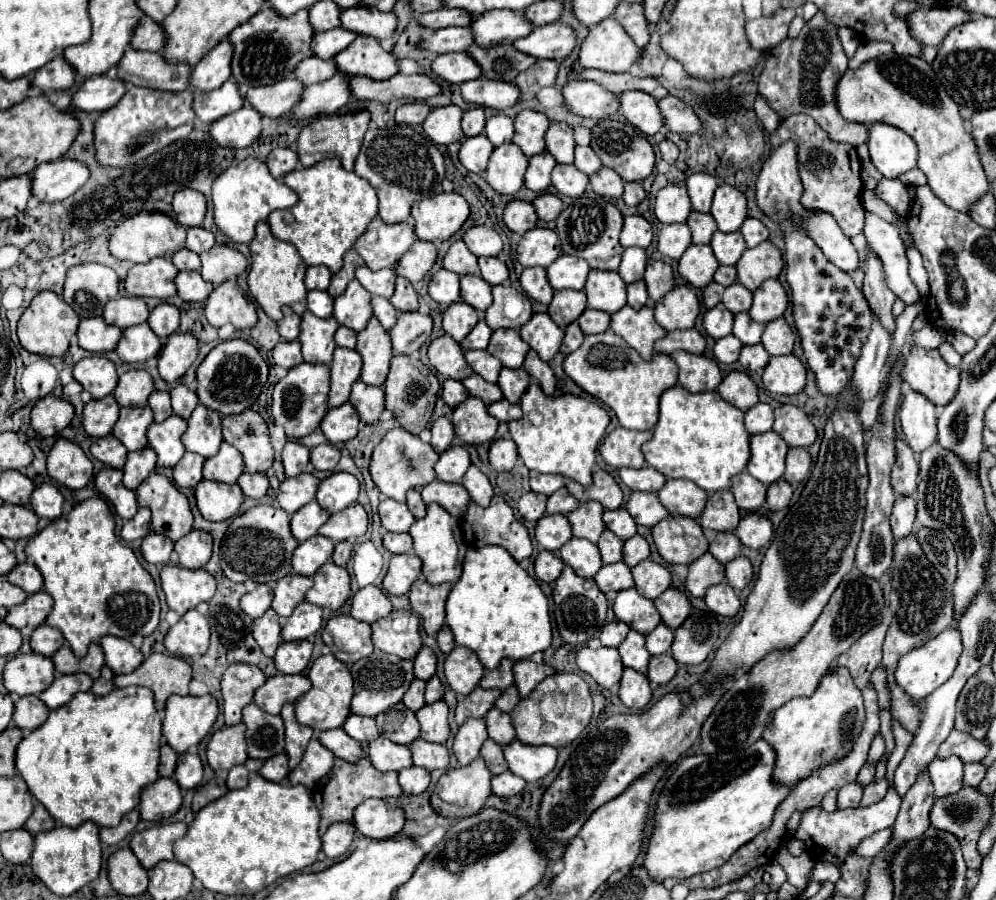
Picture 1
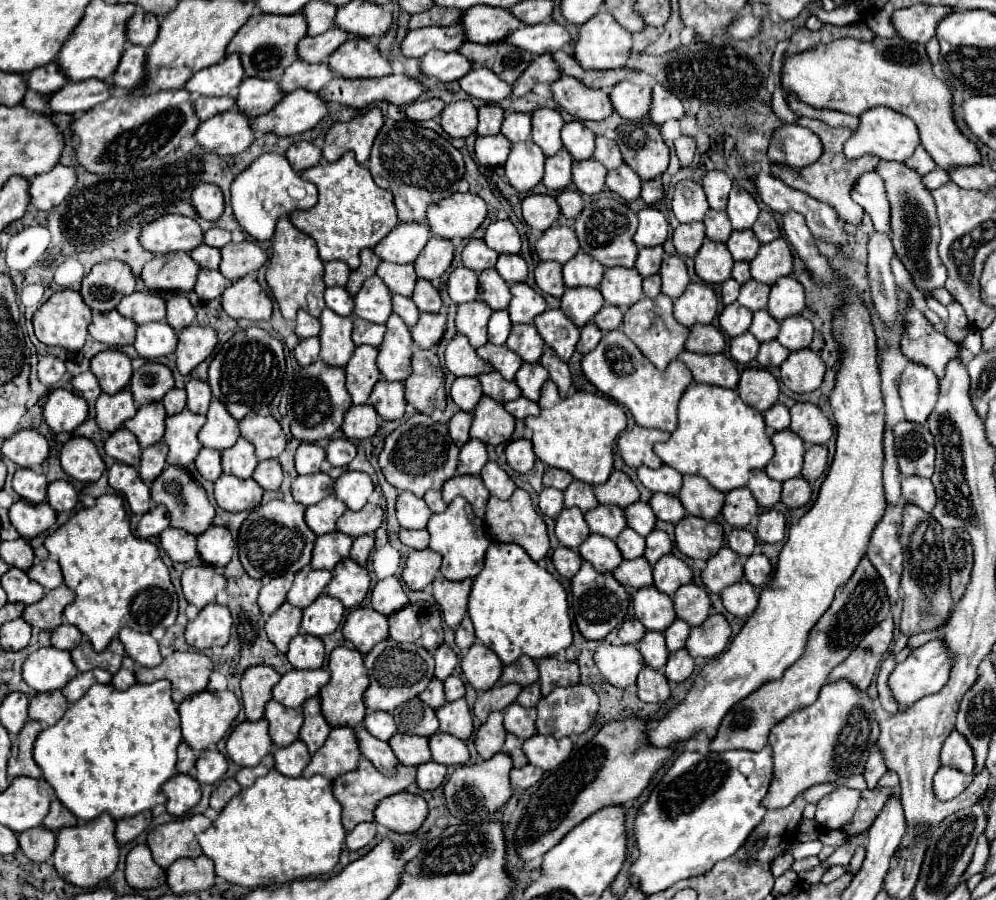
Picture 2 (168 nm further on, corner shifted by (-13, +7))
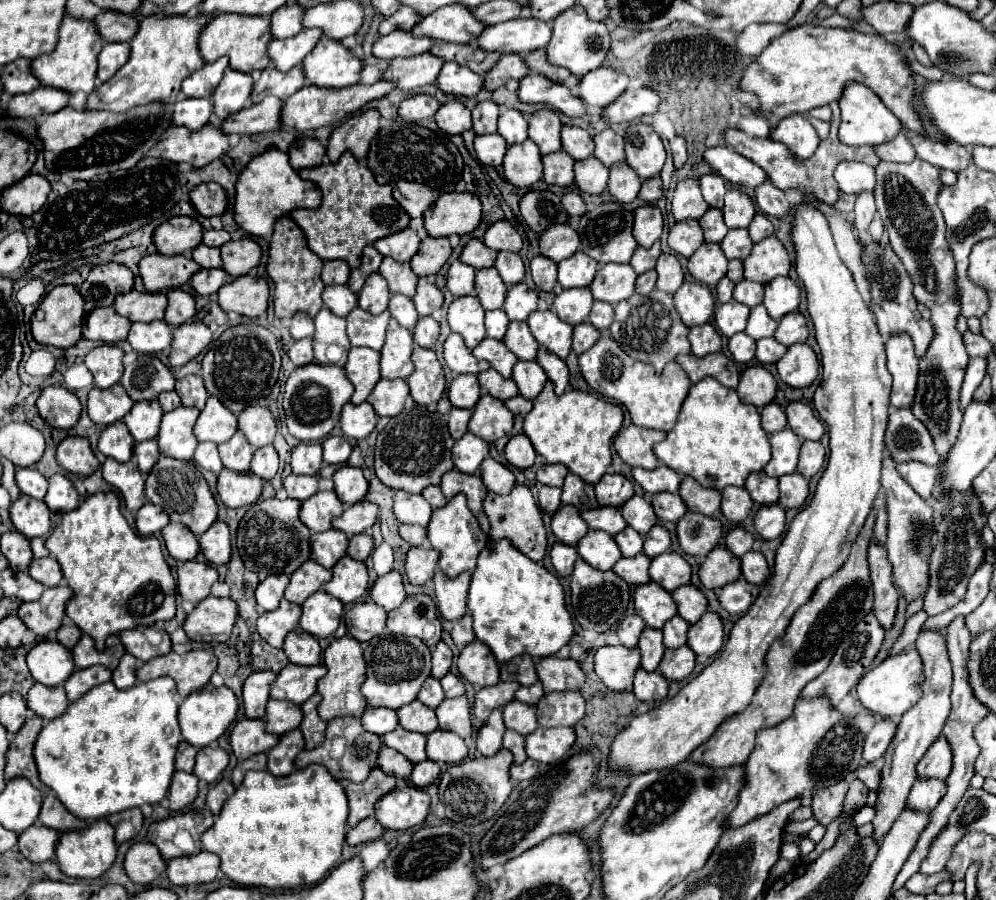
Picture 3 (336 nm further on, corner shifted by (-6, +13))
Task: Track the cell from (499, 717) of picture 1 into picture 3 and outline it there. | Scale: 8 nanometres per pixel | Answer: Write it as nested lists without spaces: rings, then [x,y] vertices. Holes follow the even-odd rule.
[[[512,700],[510,704],[506,704],[504,712],[504,724],[510,730],[520,732],[522,736],[528,736],[530,732],[534,732],[538,728],[536,722],[536,706],[526,706],[518,700]]]

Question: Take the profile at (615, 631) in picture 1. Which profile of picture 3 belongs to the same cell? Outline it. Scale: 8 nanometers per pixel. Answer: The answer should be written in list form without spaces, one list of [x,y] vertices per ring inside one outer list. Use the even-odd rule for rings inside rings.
[[[626,616],[620,626],[618,626],[618,638],[620,638],[620,644],[626,646],[626,648],[634,648],[638,644],[638,638],[644,630],[644,622],[640,616]]]

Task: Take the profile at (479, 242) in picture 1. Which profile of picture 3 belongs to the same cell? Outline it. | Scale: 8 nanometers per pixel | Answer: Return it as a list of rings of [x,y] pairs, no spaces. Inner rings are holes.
[[[498,220],[494,222],[486,234],[484,234],[484,244],[492,250],[510,250],[510,252],[520,252],[522,248],[522,238],[520,234],[510,226],[510,222],[506,220]]]

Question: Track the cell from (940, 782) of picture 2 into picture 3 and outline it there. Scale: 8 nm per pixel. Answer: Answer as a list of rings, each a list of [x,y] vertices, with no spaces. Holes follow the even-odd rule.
[[[936,778],[916,780],[906,798],[906,806],[916,812],[934,810],[944,792],[946,792],[946,780],[936,780]]]

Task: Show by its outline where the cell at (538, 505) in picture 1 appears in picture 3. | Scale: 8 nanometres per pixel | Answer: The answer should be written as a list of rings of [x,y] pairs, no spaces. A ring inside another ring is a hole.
[[[542,486],[540,492],[538,492],[538,502],[540,502],[540,508],[548,514],[554,514],[558,508],[560,508],[560,494],[562,494],[562,488],[552,488],[552,486]]]

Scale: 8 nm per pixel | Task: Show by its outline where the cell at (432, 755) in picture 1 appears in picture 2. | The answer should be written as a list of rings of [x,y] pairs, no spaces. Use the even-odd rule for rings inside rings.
[[[437,732],[429,738],[429,748],[431,748],[433,762],[445,764],[445,766],[461,766],[461,764],[467,764],[469,760],[469,750],[465,742],[443,732]]]

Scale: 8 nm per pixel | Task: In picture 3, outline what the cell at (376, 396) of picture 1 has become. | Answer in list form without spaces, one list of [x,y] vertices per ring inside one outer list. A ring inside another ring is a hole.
[[[380,380],[368,396],[368,402],[374,406],[378,416],[396,416],[404,410],[408,398],[408,384],[404,380]]]

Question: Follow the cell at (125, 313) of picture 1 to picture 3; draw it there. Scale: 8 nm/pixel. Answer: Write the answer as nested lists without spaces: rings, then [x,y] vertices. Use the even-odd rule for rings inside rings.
[[[126,292],[116,298],[114,310],[132,322],[152,322],[162,320],[166,310],[164,292]]]

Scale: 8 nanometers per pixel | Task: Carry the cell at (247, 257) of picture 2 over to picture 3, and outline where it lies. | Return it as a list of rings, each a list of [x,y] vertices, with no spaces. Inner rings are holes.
[[[246,236],[240,240],[226,242],[220,250],[222,250],[222,262],[224,262],[222,268],[230,276],[248,274],[252,268],[256,268],[260,264],[260,256],[262,256],[258,242],[252,238],[246,238]]]

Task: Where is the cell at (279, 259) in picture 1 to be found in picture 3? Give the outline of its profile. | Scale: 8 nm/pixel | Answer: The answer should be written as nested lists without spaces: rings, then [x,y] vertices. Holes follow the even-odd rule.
[[[290,216],[280,218],[270,238],[270,256],[266,264],[266,272],[274,282],[274,310],[278,318],[292,318],[296,312],[306,312],[314,318],[320,312],[324,290],[324,282],[320,278],[322,266],[324,260],[308,248],[300,226]]]

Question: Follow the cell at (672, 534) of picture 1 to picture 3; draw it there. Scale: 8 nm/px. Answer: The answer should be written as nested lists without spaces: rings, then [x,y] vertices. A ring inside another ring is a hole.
[[[686,512],[676,530],[682,550],[692,556],[706,556],[722,538],[722,526],[716,518],[694,512]]]

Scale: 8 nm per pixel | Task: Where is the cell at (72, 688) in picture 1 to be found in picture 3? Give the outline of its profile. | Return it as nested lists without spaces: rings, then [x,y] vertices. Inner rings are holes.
[[[90,666],[90,668],[80,668],[74,672],[74,676],[70,676],[70,680],[66,680],[64,688],[68,694],[68,700],[74,702],[78,700],[82,694],[86,694],[90,688],[104,684],[112,678],[112,672],[102,668],[102,666]]]

